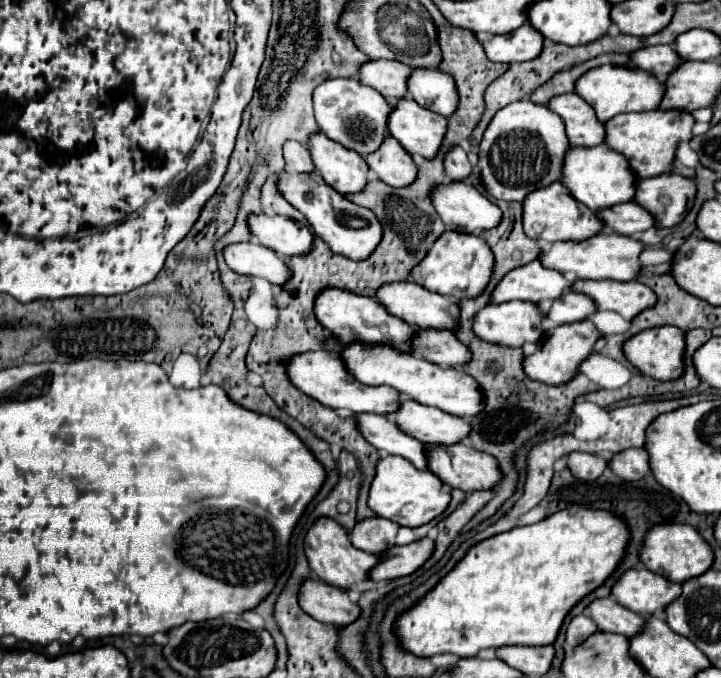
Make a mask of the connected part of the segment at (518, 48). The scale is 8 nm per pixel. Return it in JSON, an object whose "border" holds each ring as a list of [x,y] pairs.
{"border":[[[525,23],[513,33],[495,35],[491,41],[483,43],[485,53],[491,61],[499,63],[521,63],[535,59],[543,49],[543,37],[535,27]]]}

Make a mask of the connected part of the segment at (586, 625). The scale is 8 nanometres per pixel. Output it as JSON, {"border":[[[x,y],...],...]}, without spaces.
{"border":[[[577,615],[571,619],[569,627],[567,627],[567,639],[565,639],[565,651],[571,653],[575,647],[579,647],[579,643],[583,643],[583,639],[591,633],[595,635],[595,631],[599,631],[599,627],[595,627],[595,623],[585,617],[585,615]]]}

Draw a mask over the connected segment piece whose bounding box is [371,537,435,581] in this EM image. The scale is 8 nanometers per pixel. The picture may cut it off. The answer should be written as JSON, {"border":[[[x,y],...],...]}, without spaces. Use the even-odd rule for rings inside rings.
{"border":[[[425,537],[405,547],[391,547],[381,563],[371,571],[373,581],[387,581],[415,573],[435,551],[435,541]]]}

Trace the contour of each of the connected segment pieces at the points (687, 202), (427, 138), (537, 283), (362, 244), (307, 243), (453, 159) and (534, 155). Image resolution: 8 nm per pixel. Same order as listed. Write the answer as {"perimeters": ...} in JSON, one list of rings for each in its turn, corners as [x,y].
{"perimeters":[[[[665,173],[641,179],[637,183],[635,201],[657,219],[657,227],[673,227],[691,209],[695,195],[697,185],[693,179]]],[[[405,97],[397,101],[397,107],[389,117],[389,129],[411,155],[435,159],[447,133],[447,119]]],[[[537,259],[509,271],[493,291],[493,303],[505,303],[513,299],[553,303],[569,289],[571,281],[563,273],[543,267]]],[[[283,171],[279,177],[281,177],[279,179],[279,191],[283,193],[283,197],[307,217],[315,235],[321,237],[333,253],[339,253],[347,259],[363,261],[375,251],[375,247],[379,245],[379,239],[383,237],[383,227],[371,209],[349,203],[333,187],[327,187],[327,183],[323,183],[323,179],[315,173],[289,175]]],[[[251,215],[249,229],[259,245],[277,251],[283,257],[307,255],[313,247],[313,233],[305,225],[281,215]]],[[[455,147],[447,153],[445,157],[445,173],[451,181],[467,181],[467,177],[471,175],[473,165],[467,157],[467,153],[461,147]]],[[[523,99],[497,111],[479,145],[477,167],[489,195],[503,201],[523,201],[531,191],[561,179],[561,167],[569,147],[563,119],[545,105]]]]}

